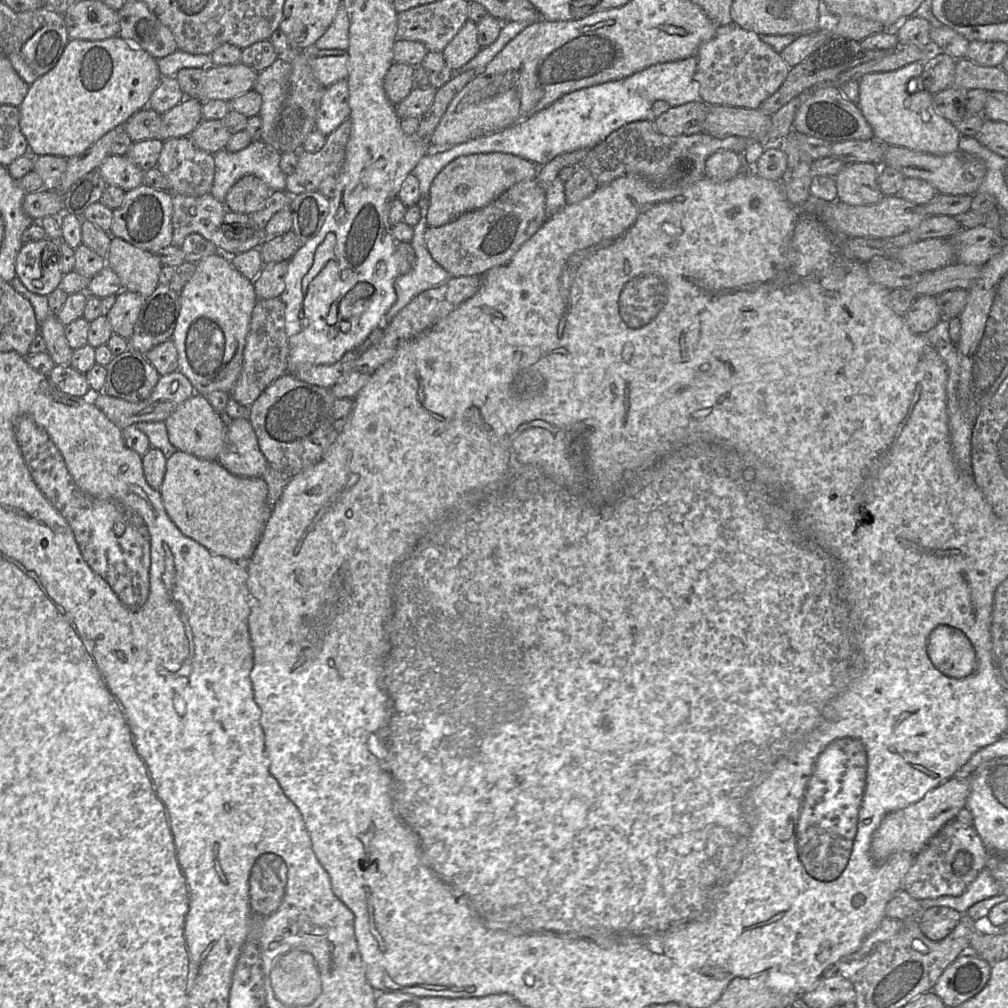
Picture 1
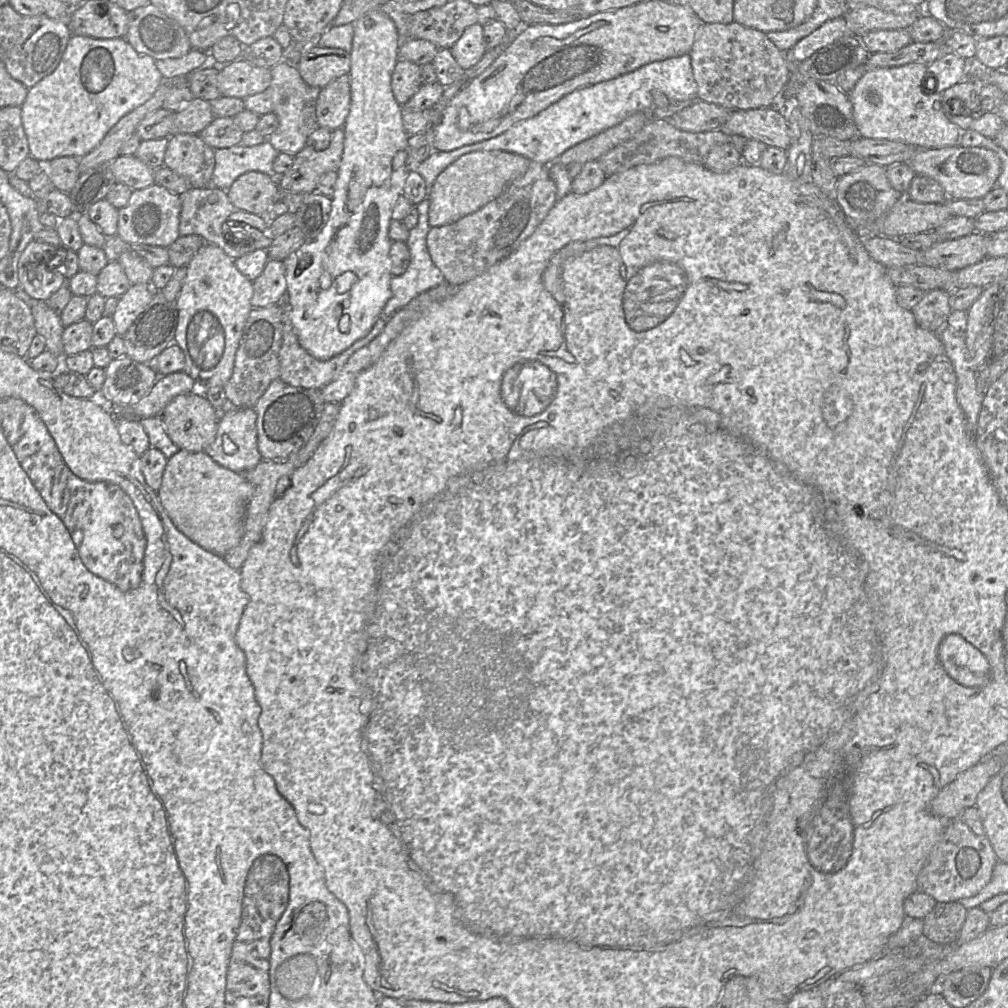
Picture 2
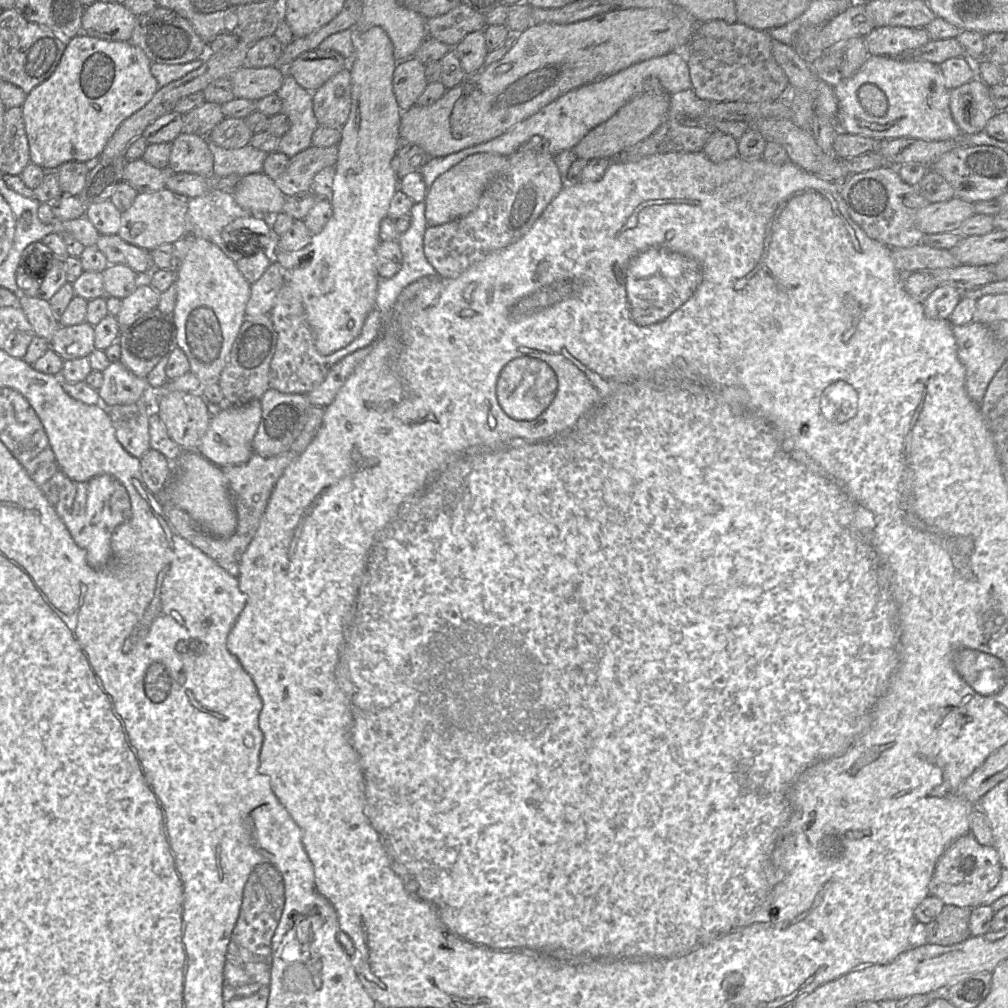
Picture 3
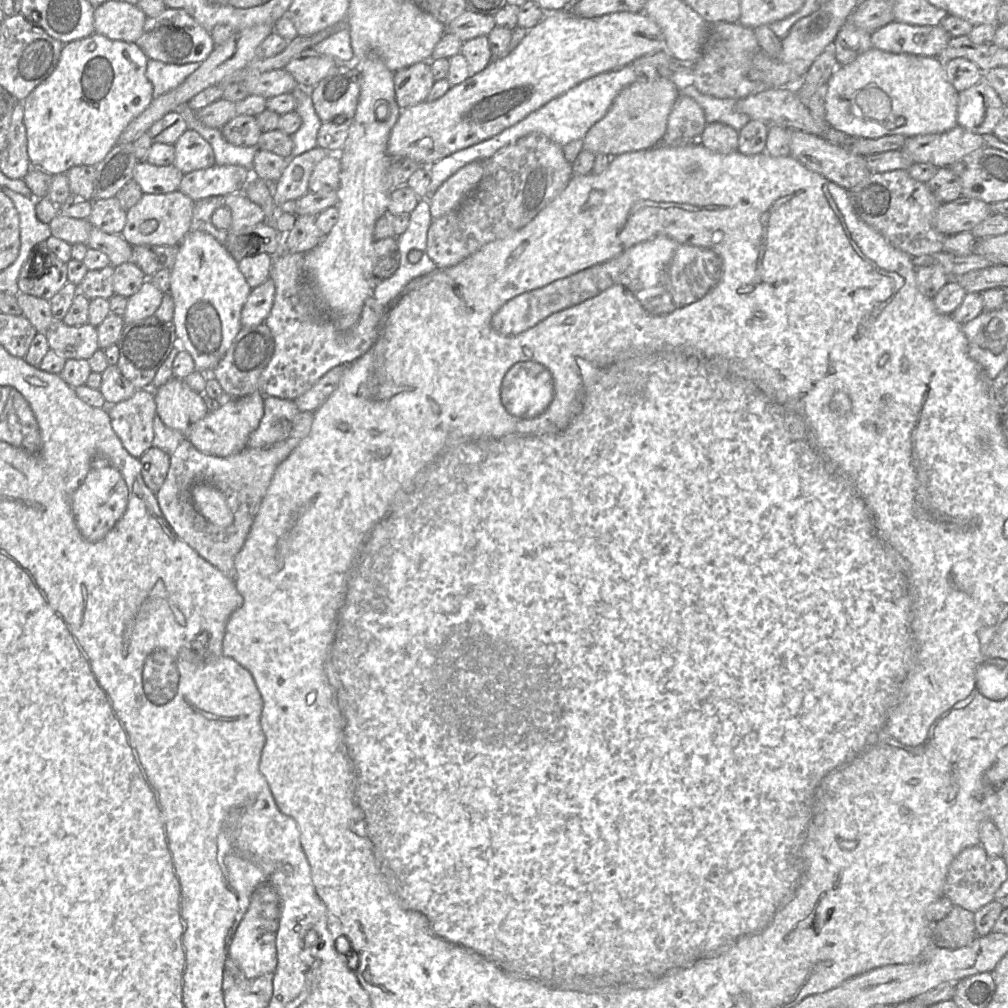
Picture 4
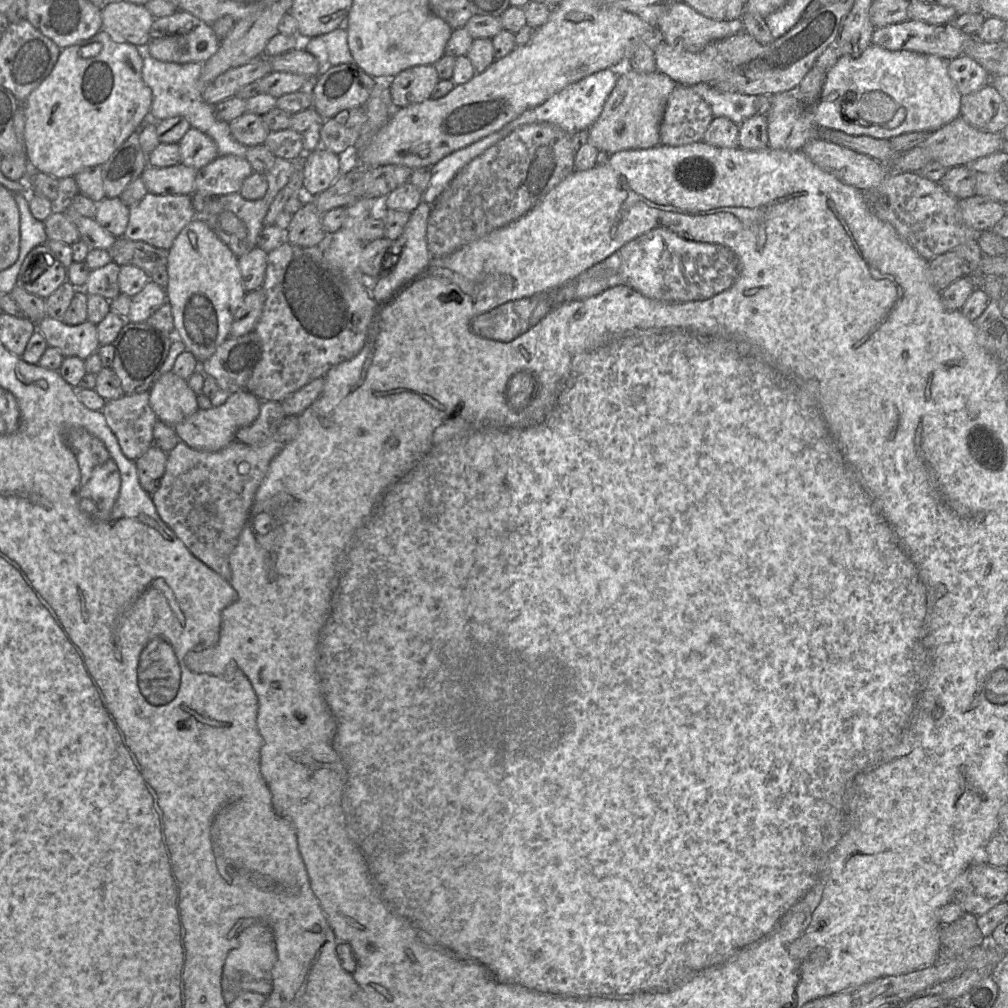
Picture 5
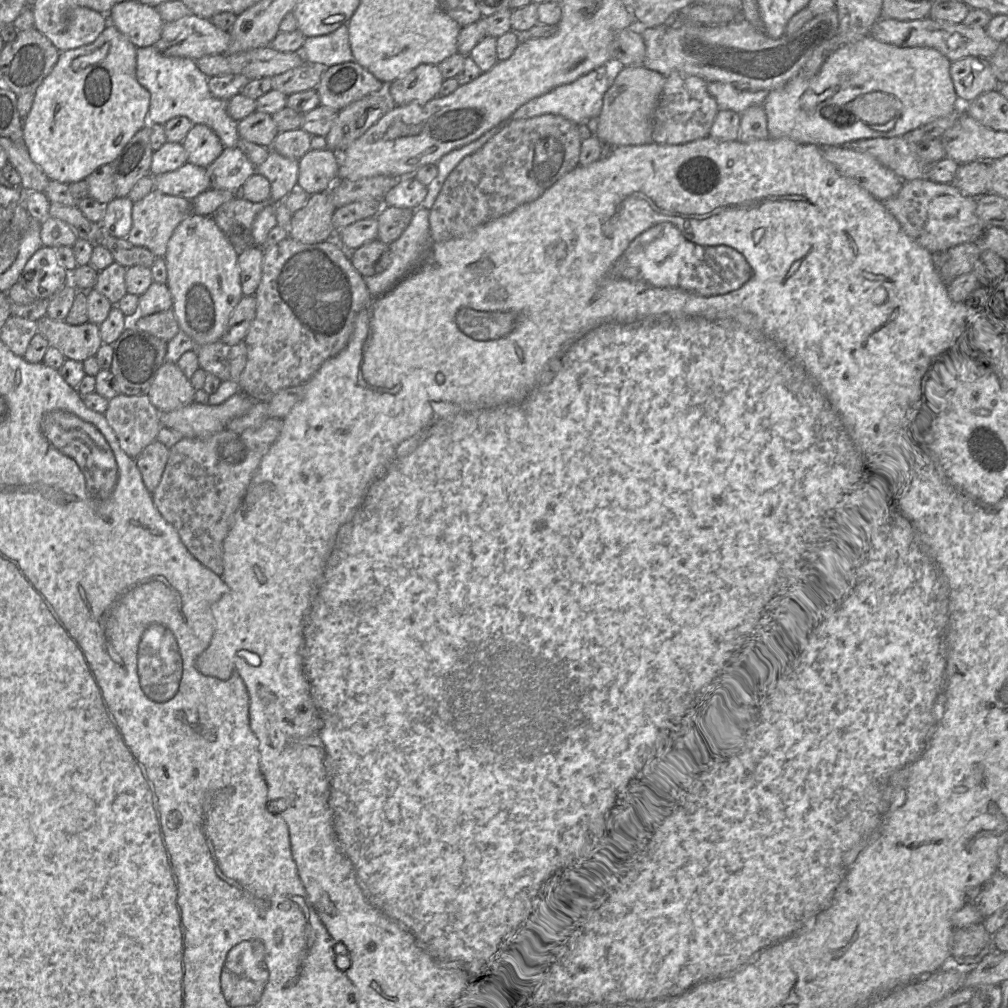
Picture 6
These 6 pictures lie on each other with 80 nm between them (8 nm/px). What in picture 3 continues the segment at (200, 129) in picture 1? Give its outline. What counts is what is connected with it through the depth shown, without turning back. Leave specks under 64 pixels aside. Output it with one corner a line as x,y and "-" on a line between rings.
224,118
207,135
216,145
226,149
237,149
249,145
254,133
243,118

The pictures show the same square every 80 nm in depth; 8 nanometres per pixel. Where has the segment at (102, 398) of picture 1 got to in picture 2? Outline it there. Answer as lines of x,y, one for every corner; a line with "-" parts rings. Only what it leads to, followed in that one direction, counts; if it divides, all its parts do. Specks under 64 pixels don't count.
185,371
159,376
152,390
137,403
125,405
139,418
161,416
168,403
180,394
190,393
197,388
195,380

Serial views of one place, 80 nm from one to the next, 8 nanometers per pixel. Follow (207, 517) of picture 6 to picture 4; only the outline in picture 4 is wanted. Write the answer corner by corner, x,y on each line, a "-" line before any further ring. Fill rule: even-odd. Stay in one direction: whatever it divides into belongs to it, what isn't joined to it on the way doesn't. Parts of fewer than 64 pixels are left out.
299,412
294,420
287,439
277,442
267,448
249,448
227,457
205,454
197,450
189,440
183,439
175,452
170,455
170,466
164,483
155,494
159,508
176,535
194,549
202,558
220,570
226,577
235,582
237,572
235,558
244,546
247,536
260,504
266,495
274,473
279,464
284,461
298,444
310,433
314,412
-
195,483
207,483
217,488
225,497
233,515
233,522
228,527
218,527
202,516
191,500
190,489

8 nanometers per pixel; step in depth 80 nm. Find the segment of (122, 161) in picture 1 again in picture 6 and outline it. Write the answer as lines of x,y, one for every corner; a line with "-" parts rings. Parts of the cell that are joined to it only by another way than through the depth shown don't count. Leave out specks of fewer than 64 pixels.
185,163
177,170
153,177
154,189
167,194
193,200
200,193
211,188
206,168

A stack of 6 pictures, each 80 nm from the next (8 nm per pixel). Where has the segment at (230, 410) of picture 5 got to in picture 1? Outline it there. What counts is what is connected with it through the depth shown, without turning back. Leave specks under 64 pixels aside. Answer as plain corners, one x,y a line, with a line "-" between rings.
248,416
233,419
226,427
224,446
216,460
236,476
262,477
266,472
269,463
259,448
256,433

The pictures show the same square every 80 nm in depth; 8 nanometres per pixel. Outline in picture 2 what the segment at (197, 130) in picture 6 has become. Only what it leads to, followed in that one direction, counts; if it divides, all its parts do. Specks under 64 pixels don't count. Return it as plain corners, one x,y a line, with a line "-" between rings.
177,134
168,139
164,166
186,178
193,189
210,186
215,168
214,149
199,135

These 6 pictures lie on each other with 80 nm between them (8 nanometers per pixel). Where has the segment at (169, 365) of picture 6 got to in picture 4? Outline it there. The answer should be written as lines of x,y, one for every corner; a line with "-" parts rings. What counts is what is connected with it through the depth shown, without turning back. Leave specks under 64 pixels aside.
172,377
153,391
156,415
184,437
188,437
188,429
208,413
202,394
192,390
184,379

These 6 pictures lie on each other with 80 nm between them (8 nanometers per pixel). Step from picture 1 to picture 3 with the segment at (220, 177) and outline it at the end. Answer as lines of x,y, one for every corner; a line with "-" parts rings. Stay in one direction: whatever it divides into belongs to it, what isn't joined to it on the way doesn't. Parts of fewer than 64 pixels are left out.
207,137
205,138
214,156
214,175
216,177
229,175
243,177
263,172
264,161
269,153
251,145
237,149
226,149
216,145

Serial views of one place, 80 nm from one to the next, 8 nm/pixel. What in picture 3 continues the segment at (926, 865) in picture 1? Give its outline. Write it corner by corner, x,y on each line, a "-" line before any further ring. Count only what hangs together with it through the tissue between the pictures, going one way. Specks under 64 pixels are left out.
967,833
952,842
939,857
928,885
929,895
939,898
945,905
975,908
985,895
999,882
1002,867
994,846
981,845
971,833

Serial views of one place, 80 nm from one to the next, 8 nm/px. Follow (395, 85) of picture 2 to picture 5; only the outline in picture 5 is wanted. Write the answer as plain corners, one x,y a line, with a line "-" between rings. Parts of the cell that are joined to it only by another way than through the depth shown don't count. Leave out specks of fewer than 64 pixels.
419,65
403,70
389,80
392,101
398,108
421,103
431,98
439,80
433,65

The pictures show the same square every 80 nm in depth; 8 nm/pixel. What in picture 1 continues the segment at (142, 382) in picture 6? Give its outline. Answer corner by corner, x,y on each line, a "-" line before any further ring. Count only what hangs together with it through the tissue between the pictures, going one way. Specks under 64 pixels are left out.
159,284
153,293
145,299
134,331
129,339
129,348
141,354
171,339
180,312
180,292
174,291
168,284

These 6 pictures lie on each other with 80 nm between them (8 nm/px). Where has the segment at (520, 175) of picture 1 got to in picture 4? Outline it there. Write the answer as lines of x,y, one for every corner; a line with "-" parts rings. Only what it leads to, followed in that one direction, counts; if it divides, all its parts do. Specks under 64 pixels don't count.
475,160
457,170
428,197
433,219
457,208
476,188
484,173
484,164

